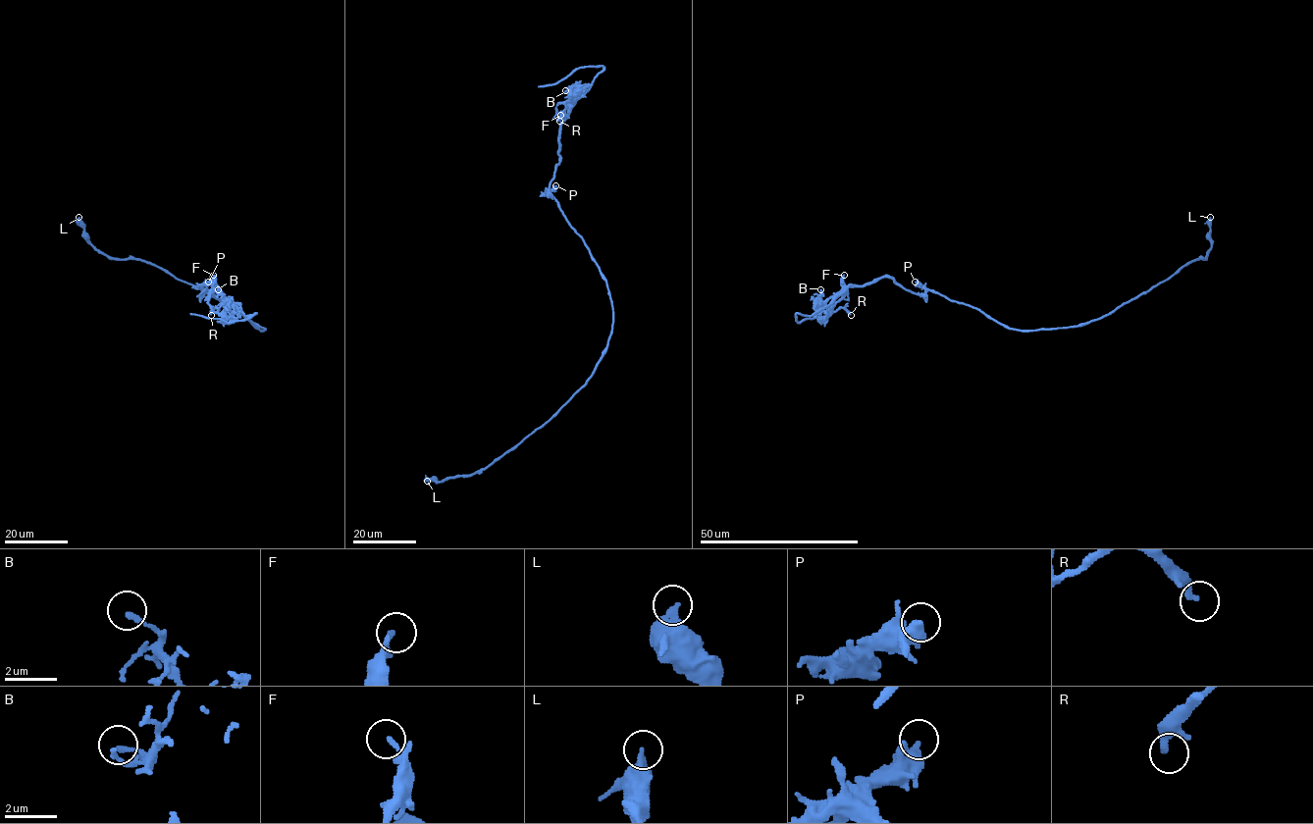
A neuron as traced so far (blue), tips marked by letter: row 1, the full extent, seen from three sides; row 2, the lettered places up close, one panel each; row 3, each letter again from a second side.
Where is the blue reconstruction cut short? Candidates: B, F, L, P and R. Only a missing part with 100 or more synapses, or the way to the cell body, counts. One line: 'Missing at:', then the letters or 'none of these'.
Missing at: none of these

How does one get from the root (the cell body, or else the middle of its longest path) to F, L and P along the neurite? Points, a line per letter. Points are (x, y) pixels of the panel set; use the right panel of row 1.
F: (1006, 327), (937, 292), (912, 293), (888, 277), (850, 284), (839, 293), (844, 275)
L: (1006, 327), (1021, 331), (1065, 328), (1111, 313), (1187, 263), (1205, 259), (1211, 246), (1210, 217)
P: (1006, 327), (975, 308), (951, 301), (915, 282)

